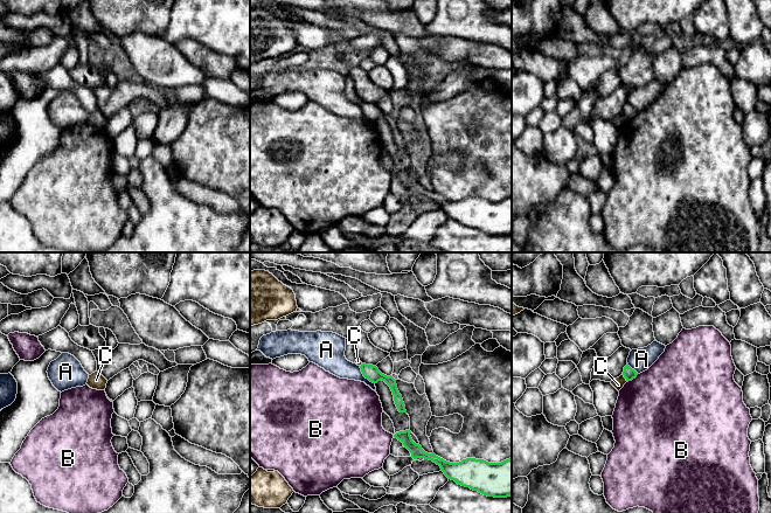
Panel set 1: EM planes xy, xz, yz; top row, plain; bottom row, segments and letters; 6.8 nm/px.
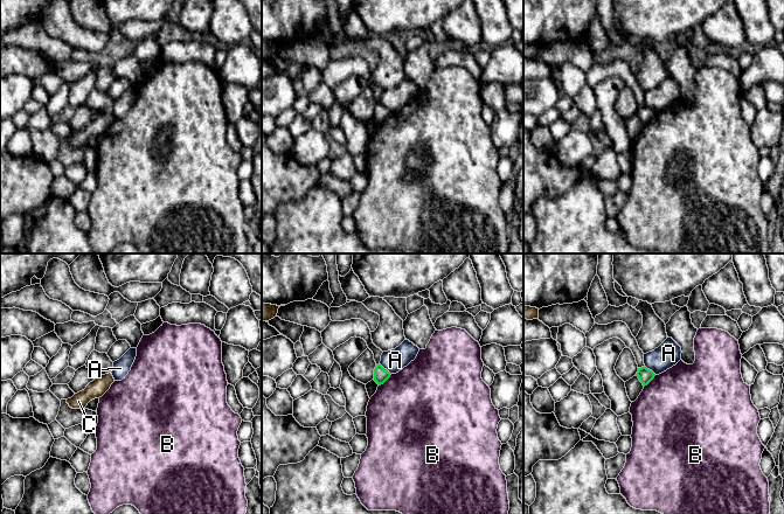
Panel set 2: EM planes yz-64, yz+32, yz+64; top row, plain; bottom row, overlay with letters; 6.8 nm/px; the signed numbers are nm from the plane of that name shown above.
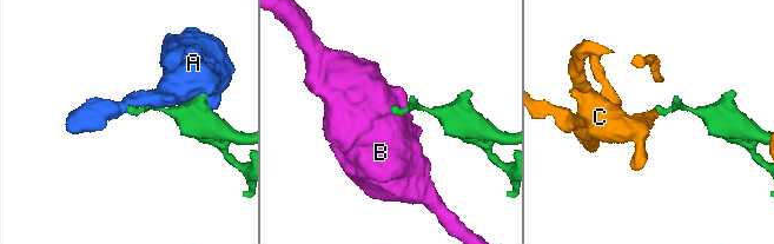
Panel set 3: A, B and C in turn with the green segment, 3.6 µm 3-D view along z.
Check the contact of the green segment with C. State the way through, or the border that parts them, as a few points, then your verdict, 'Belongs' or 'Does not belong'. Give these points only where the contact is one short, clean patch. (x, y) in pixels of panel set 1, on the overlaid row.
Boundary: yz (623, 374), (627, 381). Does not belong

